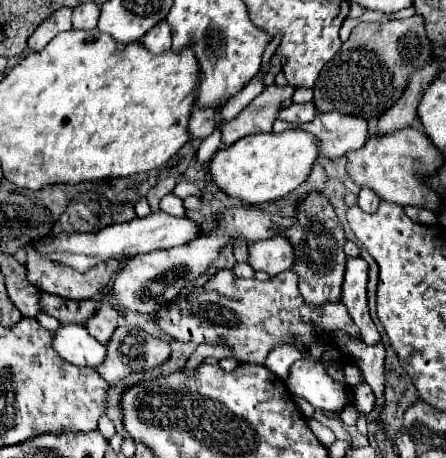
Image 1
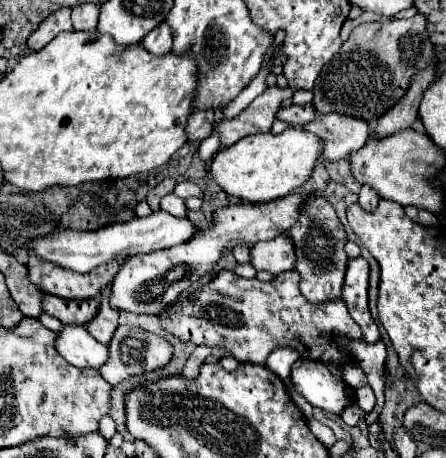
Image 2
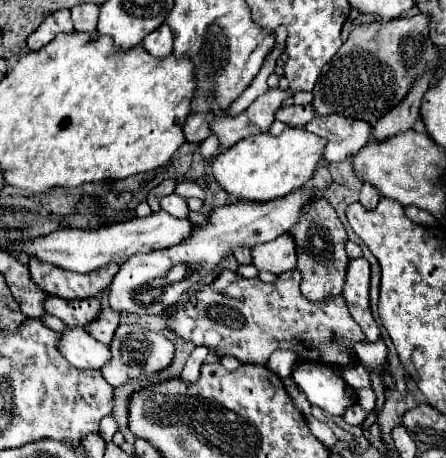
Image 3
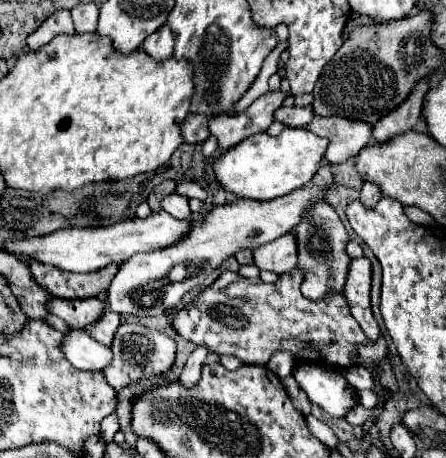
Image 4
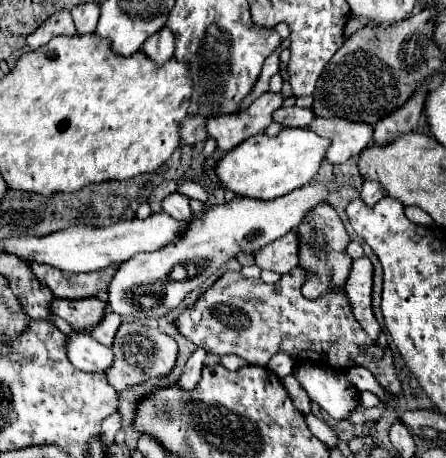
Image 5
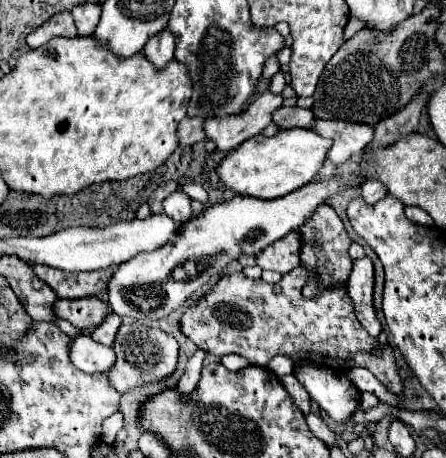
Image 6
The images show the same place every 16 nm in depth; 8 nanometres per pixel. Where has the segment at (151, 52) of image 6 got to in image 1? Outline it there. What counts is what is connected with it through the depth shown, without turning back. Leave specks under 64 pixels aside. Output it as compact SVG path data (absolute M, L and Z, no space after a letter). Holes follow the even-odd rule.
M160 20L160 24L156 24L156 28L150 28L144 34L142 42L154 54L162 54L162 52L170 50L170 46L172 46L172 32L168 28L168 22Z

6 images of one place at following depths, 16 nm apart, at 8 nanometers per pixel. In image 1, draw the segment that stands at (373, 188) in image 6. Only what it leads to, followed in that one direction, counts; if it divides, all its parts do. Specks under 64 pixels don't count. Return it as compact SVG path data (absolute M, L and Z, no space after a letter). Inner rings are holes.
M362 188L362 190L360 190L360 194L358 194L358 206L360 206L364 212L374 214L374 212L378 210L378 204L380 204L380 200L374 196L372 190L368 190L368 188Z

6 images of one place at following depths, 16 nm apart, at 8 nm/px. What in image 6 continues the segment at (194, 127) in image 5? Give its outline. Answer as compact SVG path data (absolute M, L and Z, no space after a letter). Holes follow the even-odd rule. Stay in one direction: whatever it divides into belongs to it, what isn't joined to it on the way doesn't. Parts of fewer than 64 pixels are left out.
M186 116L186 118L180 122L178 136L180 136L180 146L192 146L192 144L196 144L196 142L206 140L204 118L190 118L190 116Z

